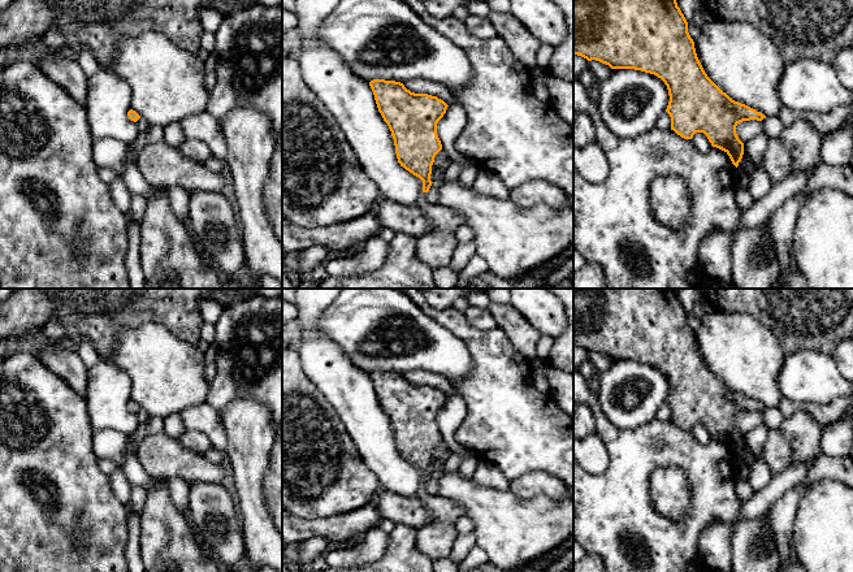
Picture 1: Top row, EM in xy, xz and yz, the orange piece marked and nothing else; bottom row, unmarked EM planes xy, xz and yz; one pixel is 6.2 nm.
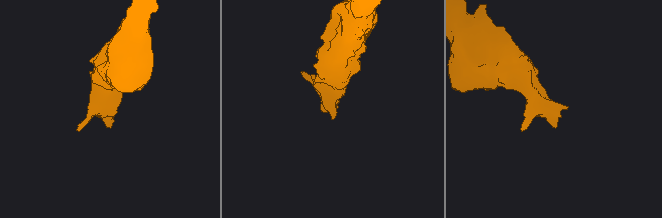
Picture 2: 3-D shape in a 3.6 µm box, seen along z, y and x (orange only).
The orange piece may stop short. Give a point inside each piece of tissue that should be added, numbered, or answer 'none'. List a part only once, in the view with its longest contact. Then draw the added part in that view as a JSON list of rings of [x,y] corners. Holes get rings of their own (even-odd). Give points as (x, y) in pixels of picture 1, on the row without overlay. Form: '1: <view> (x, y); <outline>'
none

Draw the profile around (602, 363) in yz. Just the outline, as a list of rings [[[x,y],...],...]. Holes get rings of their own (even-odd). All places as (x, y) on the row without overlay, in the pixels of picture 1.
[[[596,351],[589,352],[589,361],[596,367],[598,373],[606,372],[612,363],[609,356]]]

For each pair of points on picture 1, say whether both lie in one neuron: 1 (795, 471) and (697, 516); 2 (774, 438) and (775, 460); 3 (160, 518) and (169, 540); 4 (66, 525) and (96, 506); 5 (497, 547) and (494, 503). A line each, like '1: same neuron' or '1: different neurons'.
1: different neurons
2: same neuron
3: same neuron
4: same neuron
5: same neuron

